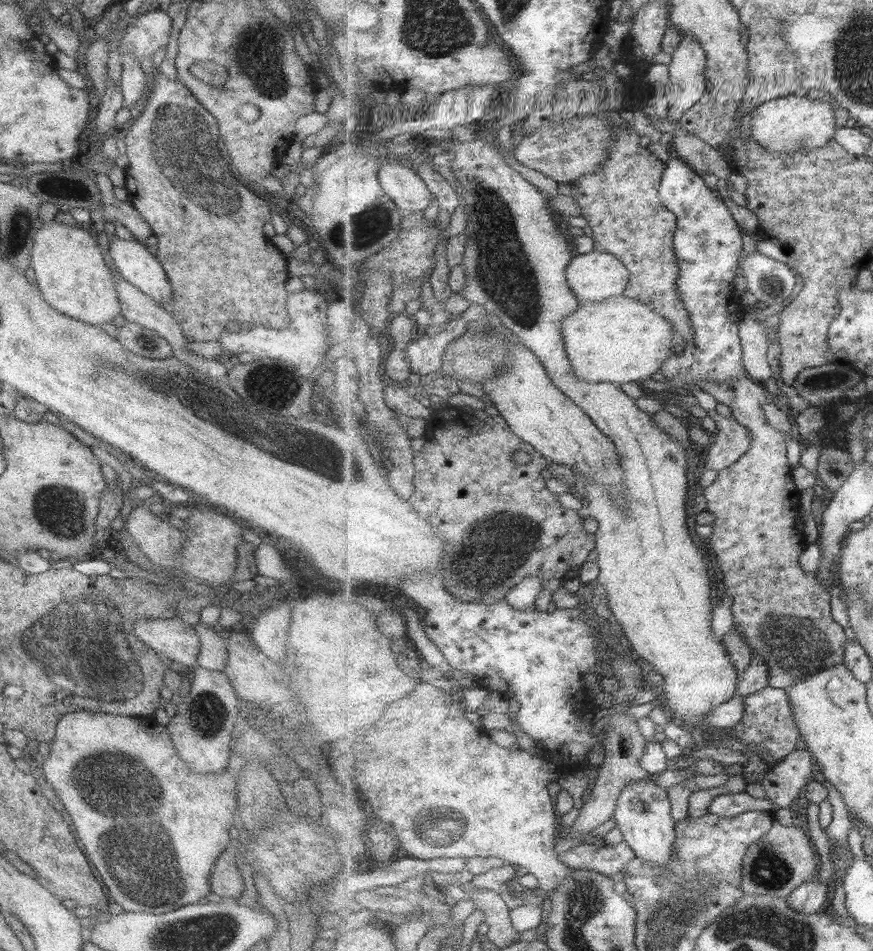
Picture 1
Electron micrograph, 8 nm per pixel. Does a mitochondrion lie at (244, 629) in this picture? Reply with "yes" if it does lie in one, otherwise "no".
no

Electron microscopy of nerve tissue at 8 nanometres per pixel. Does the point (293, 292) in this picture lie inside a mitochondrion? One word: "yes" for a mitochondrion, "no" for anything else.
no

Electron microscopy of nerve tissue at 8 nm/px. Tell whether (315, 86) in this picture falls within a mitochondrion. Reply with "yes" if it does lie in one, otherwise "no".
no

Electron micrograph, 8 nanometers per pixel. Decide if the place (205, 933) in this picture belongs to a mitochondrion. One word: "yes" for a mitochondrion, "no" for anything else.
yes

